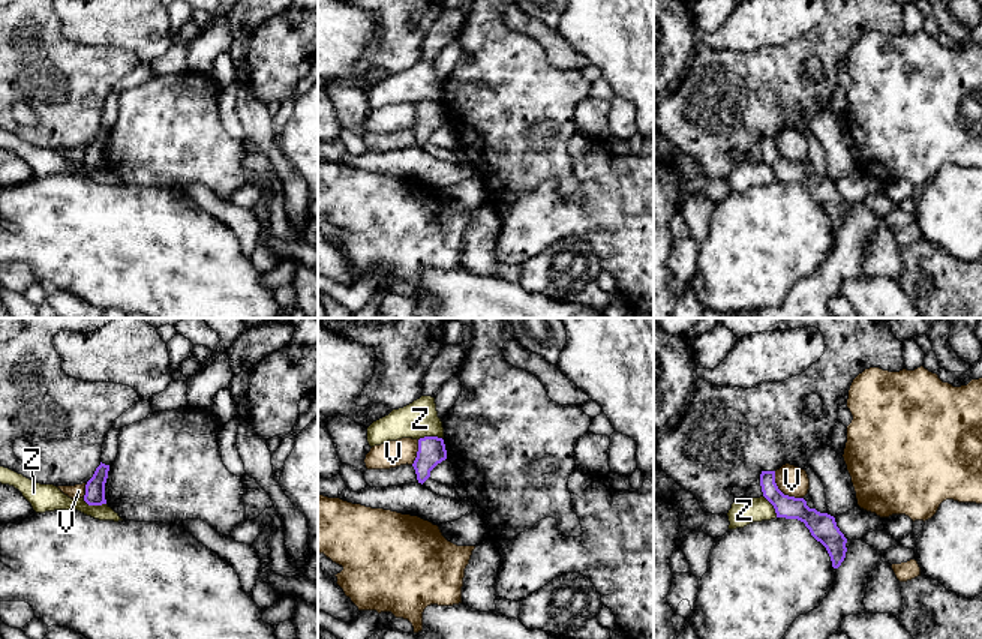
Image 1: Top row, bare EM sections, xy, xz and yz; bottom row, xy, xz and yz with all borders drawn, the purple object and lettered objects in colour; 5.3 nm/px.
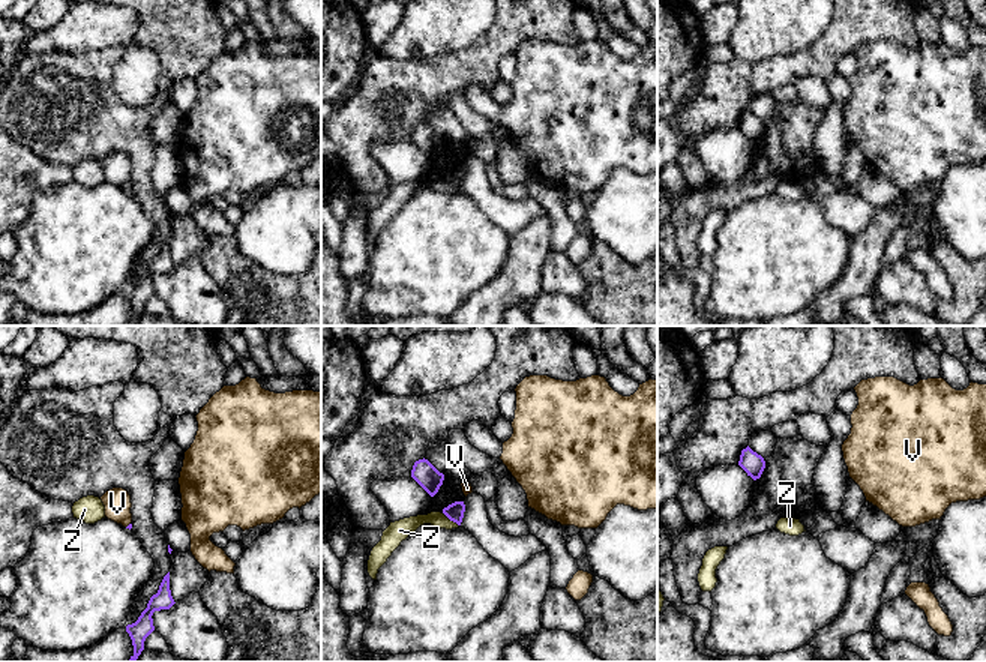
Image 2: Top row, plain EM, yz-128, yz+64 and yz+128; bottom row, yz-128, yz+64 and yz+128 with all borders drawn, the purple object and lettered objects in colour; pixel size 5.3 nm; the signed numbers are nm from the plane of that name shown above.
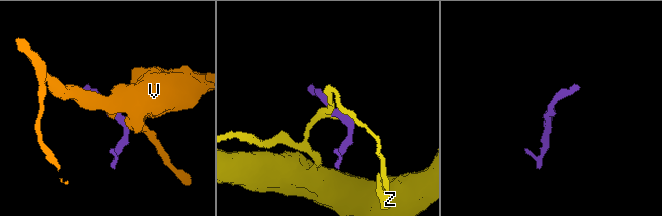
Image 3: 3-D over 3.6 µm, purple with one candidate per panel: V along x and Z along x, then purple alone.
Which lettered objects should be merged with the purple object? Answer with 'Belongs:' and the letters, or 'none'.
Belongs: none

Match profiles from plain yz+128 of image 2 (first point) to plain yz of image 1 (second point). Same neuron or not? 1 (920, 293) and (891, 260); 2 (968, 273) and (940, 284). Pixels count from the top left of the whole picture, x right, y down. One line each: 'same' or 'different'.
1: same
2: same

